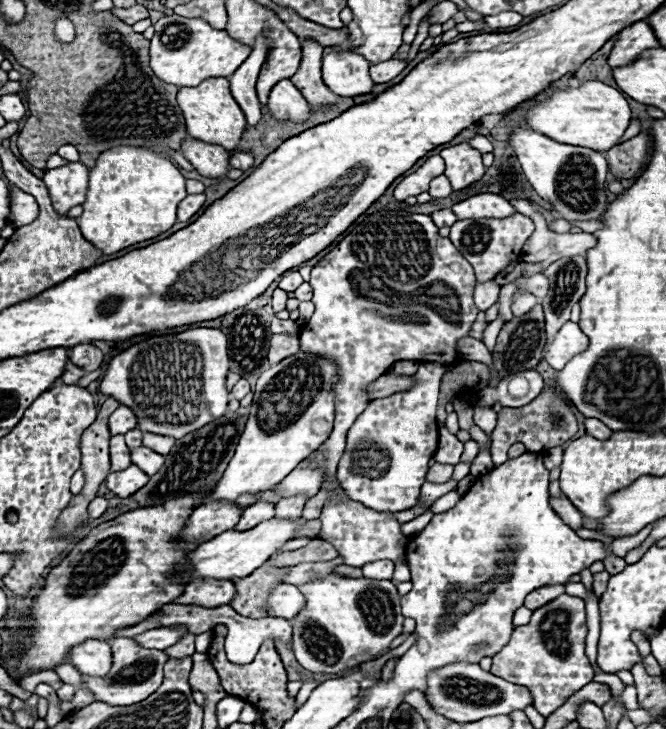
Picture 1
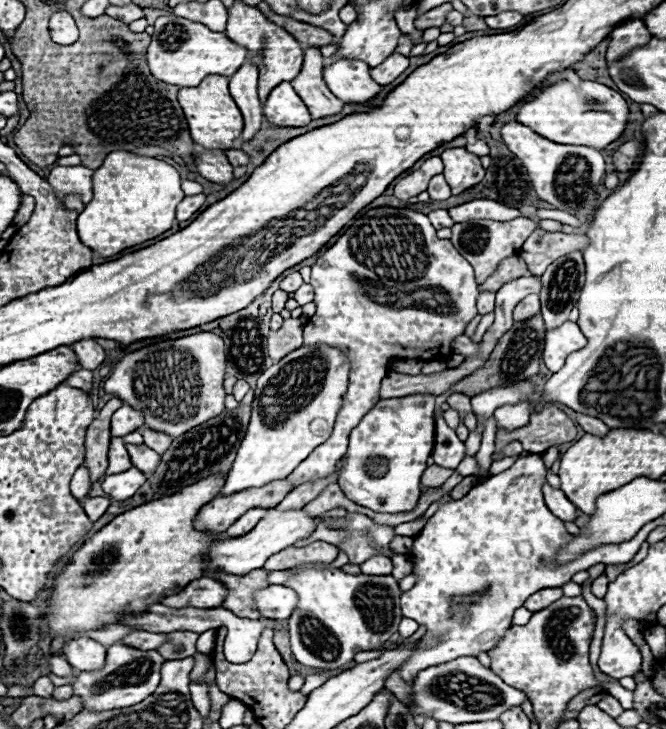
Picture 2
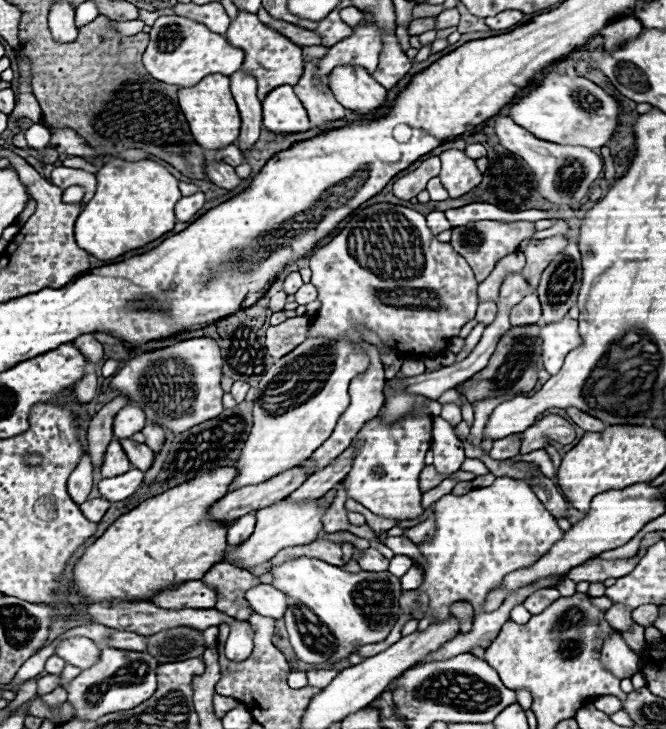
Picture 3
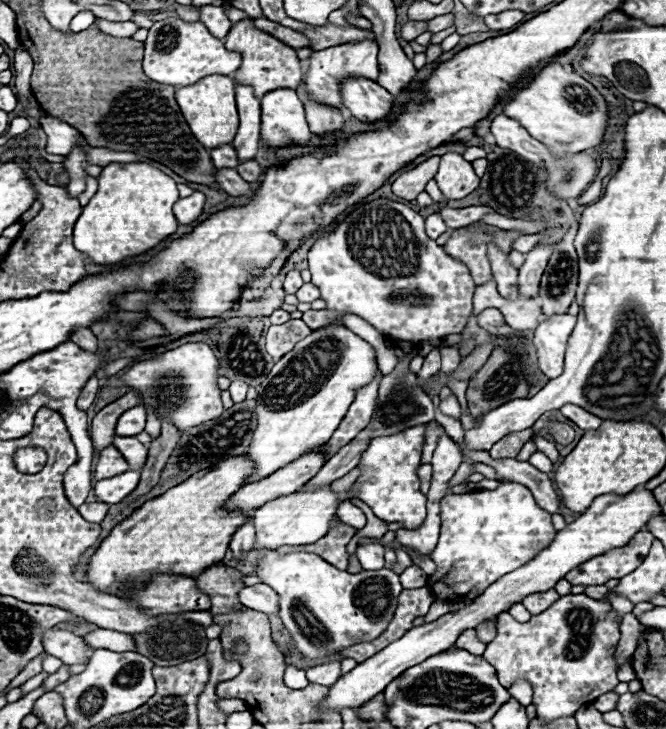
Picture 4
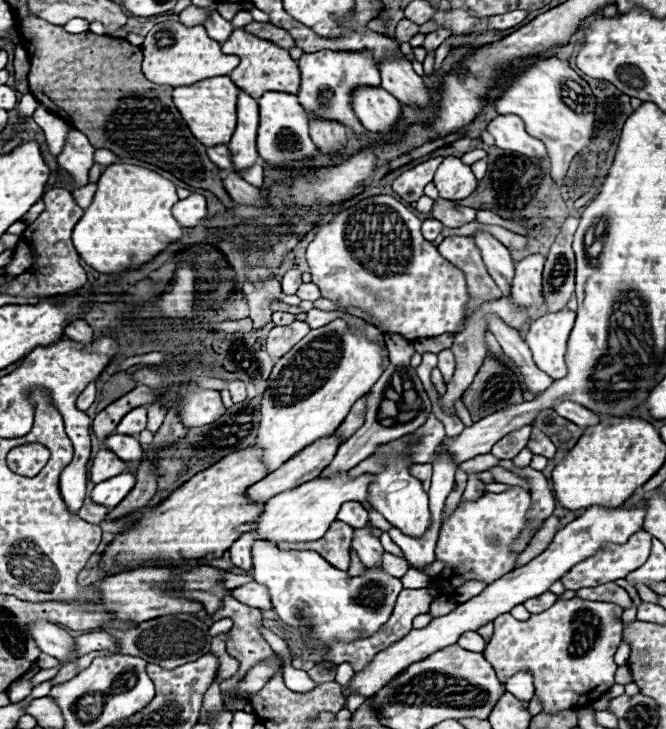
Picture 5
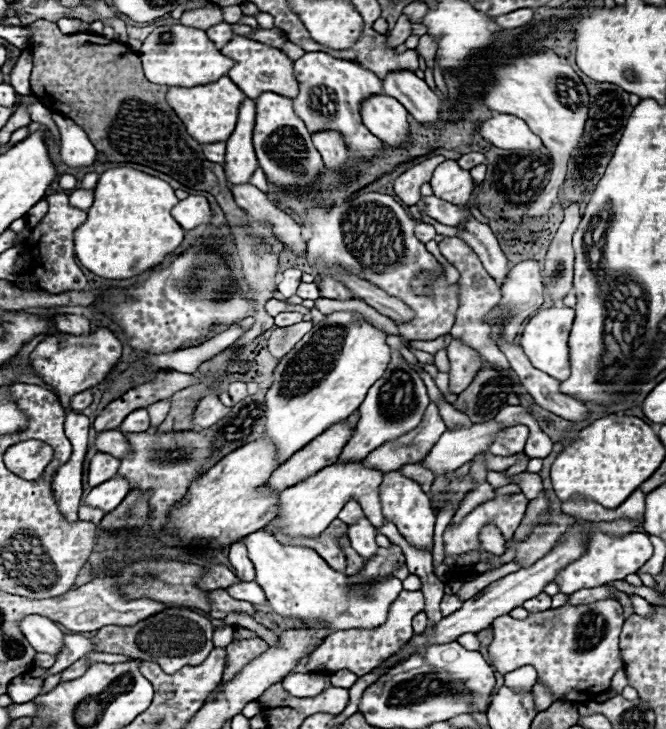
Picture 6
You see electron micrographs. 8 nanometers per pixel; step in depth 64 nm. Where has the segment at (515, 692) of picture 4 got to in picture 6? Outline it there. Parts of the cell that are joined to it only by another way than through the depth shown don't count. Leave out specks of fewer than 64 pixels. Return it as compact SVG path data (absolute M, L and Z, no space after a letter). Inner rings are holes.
M522 666L512 674L506 674L506 686L514 690L530 690L536 684L536 670L532 666Z

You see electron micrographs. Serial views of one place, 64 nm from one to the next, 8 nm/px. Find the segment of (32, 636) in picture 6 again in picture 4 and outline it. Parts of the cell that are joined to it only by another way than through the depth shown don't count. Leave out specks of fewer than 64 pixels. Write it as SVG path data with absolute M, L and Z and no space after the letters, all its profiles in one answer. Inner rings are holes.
M48 628L42 634L42 644L44 644L46 654L60 658L68 666L82 664L86 662L86 658L92 656L92 650L84 644L84 640L68 630Z

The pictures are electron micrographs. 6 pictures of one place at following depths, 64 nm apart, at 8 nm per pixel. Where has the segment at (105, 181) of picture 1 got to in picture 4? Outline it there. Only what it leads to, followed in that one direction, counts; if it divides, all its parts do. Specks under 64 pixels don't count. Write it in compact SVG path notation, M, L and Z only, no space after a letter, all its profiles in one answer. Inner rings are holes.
M108 164L98 176L98 192L84 206L74 226L74 246L100 266L140 256L176 232L178 222L172 214L176 200L176 182L158 168L150 164Z

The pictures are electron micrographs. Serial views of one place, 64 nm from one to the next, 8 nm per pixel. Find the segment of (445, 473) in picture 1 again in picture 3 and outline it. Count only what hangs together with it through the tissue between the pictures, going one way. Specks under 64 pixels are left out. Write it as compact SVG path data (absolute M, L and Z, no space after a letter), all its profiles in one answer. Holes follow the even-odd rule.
M424 466L422 474L420 474L420 490L428 492L432 488L436 488L442 482L442 476L434 470L434 466Z

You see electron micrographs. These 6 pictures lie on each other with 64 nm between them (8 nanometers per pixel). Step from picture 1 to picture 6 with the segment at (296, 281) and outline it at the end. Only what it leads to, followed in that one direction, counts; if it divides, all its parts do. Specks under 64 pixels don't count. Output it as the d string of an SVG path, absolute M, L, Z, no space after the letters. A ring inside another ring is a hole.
M288 268L282 272L280 276L280 284L278 284L278 292L284 296L284 298L290 298L296 294L296 288L300 286L300 278L302 278L302 272L298 268Z

